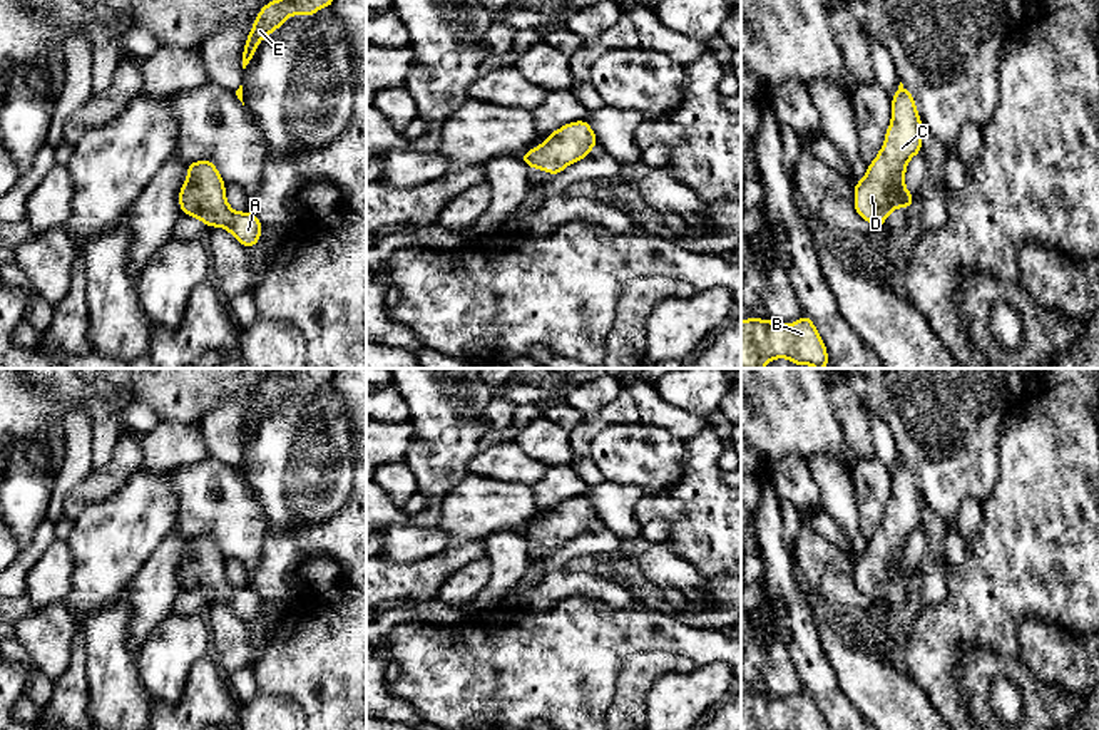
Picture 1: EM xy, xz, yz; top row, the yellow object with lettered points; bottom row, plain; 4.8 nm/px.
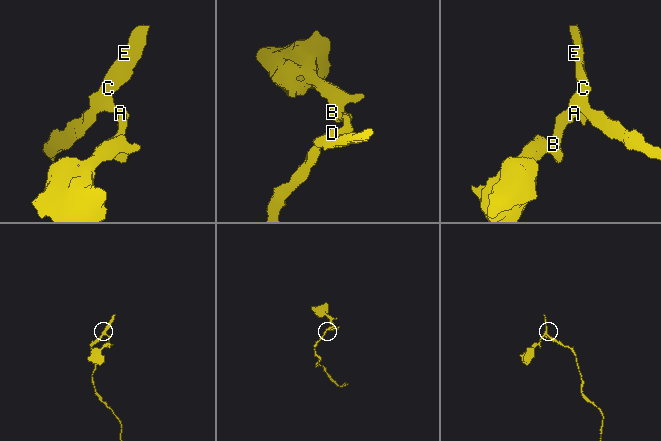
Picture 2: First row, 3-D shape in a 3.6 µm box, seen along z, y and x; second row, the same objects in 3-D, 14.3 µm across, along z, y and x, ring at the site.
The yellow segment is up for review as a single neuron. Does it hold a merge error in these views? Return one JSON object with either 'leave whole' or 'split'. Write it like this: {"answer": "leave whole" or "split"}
{"answer": "leave whole"}

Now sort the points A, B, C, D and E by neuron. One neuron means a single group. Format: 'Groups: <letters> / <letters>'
Groups: A B C D E

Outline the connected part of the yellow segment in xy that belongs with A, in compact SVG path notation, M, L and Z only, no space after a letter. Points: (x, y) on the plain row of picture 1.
M196 536L187 541L187 554L179 566L182 589L194 591L209 603L221 601L244 623L259 618L263 599L253 586L233 586L224 568L226 558L212 536Z

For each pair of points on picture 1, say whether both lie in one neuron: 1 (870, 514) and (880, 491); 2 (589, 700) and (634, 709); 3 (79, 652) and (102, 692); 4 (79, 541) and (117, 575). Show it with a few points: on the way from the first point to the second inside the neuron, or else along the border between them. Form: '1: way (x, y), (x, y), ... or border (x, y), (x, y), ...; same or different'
1: way (870, 509), (875, 496); same
2: border (624, 667), (618, 677), (616, 697), (606, 712); different
3: border (77, 625), (84, 638), (86, 678), (91, 702); different
4: way (89, 546), (107, 565); same

